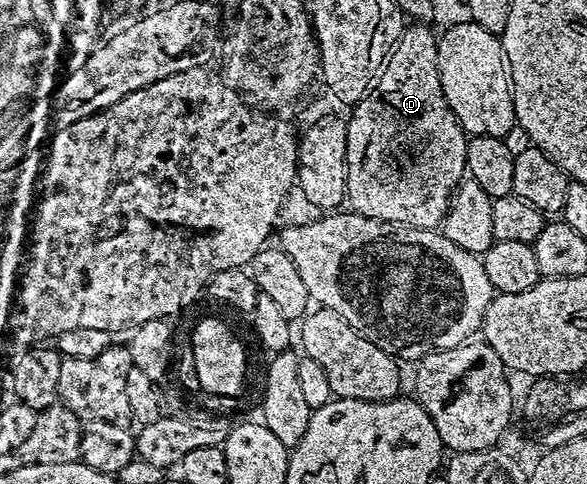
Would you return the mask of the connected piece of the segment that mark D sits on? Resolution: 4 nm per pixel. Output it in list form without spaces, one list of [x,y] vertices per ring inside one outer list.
[[[414,23],[403,28],[402,37],[394,52],[390,55],[385,69],[382,70],[382,77],[374,90],[357,105],[353,106],[351,117],[346,121],[347,127],[347,191],[348,205],[353,212],[371,217],[377,221],[390,221],[393,225],[411,225],[417,229],[438,229],[442,220],[445,219],[450,209],[450,201],[454,198],[464,178],[467,176],[466,167],[466,142],[468,134],[462,130],[461,123],[456,119],[454,112],[448,107],[448,99],[444,99],[444,87],[440,83],[438,74],[438,37],[430,30],[431,26],[426,23]]]

